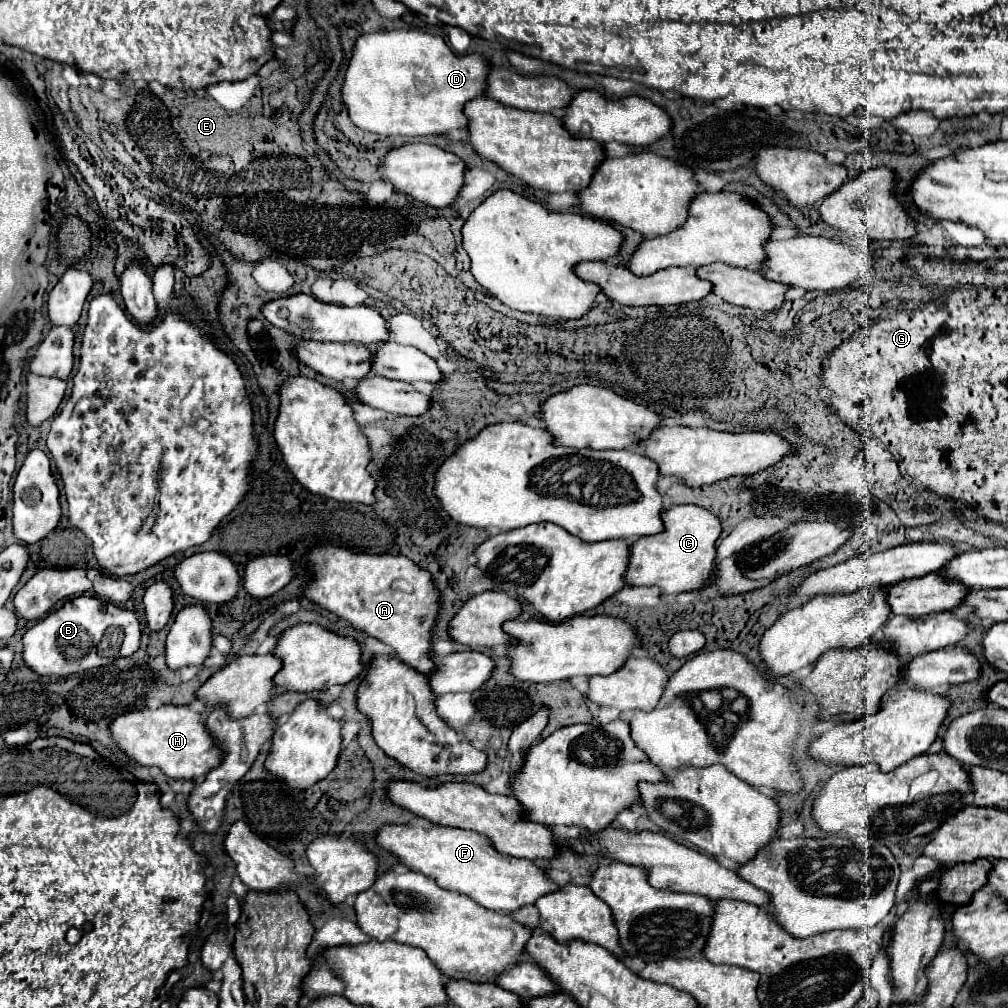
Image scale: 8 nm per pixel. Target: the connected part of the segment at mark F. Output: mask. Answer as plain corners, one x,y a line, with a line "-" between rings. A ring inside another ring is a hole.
385,825
377,833
377,843
385,851
397,855
409,869
435,879
443,889
469,895
491,911
513,913
525,905
535,905
535,901
547,893
559,891
559,887
547,879
543,867
527,859
515,859
499,853
487,837
473,831
441,825
435,825
429,831
419,825

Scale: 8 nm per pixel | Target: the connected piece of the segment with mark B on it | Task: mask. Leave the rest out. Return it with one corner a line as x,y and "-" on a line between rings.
81,595
67,601
61,609
49,613
45,619
41,619
23,635
23,659
39,675
65,677
65,675
83,673
95,667
109,665
119,657
131,657
139,649
139,643
141,643
141,629
139,629
139,619
133,611
121,609
99,597

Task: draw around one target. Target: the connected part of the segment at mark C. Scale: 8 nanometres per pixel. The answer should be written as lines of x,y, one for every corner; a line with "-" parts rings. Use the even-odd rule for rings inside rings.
677,505
663,511
665,531
641,537
631,545
631,563
627,569
629,585
655,585
665,595
683,591
701,591
713,583
715,573
715,541
721,535
719,519
697,505

